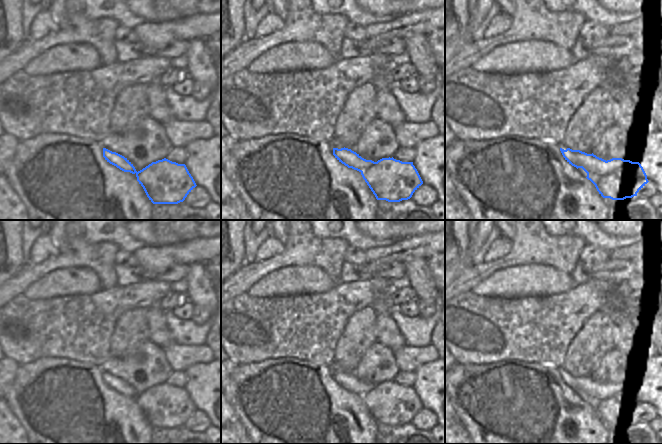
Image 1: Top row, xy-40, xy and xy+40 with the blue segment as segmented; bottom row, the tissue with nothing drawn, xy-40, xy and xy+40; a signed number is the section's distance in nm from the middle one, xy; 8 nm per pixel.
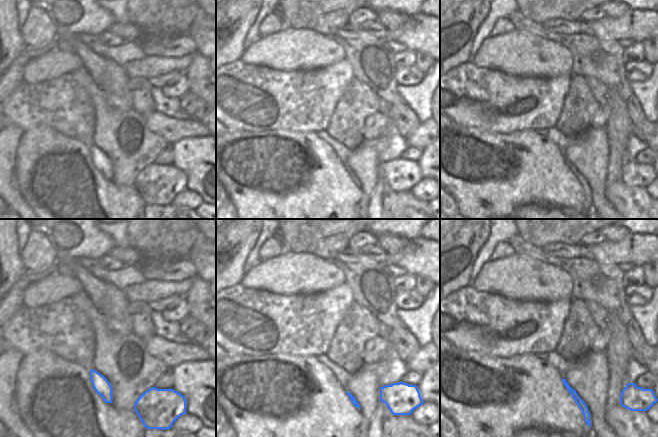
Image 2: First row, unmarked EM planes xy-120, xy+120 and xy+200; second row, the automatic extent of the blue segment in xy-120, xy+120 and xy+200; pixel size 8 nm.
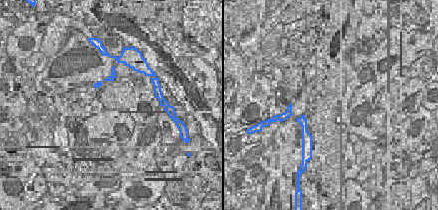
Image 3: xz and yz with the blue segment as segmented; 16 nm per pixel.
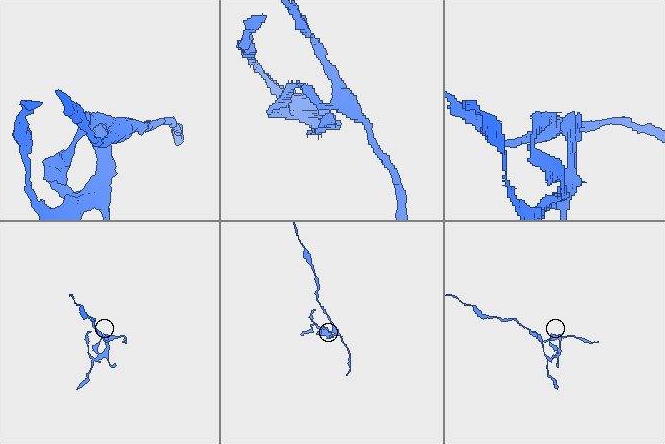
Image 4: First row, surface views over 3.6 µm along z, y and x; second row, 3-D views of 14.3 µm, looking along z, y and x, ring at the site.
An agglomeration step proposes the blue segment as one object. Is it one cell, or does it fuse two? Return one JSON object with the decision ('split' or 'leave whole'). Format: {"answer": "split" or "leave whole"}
{"answer": "split"}

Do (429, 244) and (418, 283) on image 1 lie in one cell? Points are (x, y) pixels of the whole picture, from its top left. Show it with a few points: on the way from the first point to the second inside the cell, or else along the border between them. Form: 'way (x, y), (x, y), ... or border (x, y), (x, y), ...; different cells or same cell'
border (426, 259), (416, 258), (406, 263); different cells

